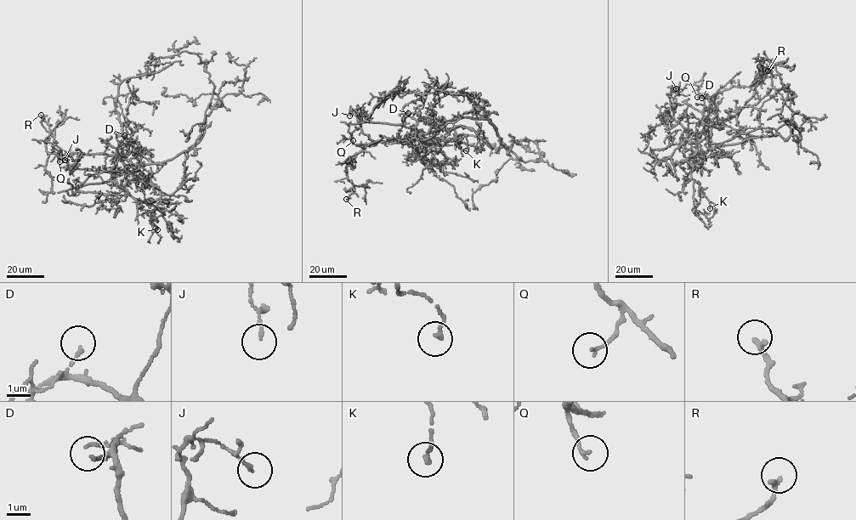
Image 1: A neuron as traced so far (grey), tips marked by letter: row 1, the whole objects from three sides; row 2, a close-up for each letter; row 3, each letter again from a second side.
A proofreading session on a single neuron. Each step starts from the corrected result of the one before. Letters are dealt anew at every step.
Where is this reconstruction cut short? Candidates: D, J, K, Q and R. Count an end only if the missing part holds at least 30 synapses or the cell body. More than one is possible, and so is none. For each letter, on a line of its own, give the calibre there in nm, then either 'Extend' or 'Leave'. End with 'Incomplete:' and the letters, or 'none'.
D: Thickness 140 nm. Leave
J: Thickness 140 nm. Leave
K: Thickness 170 nm. Leave
Q: Thickness 120 nm. Leave
R: Thickness 200 nm. Leave
Incomplete: none

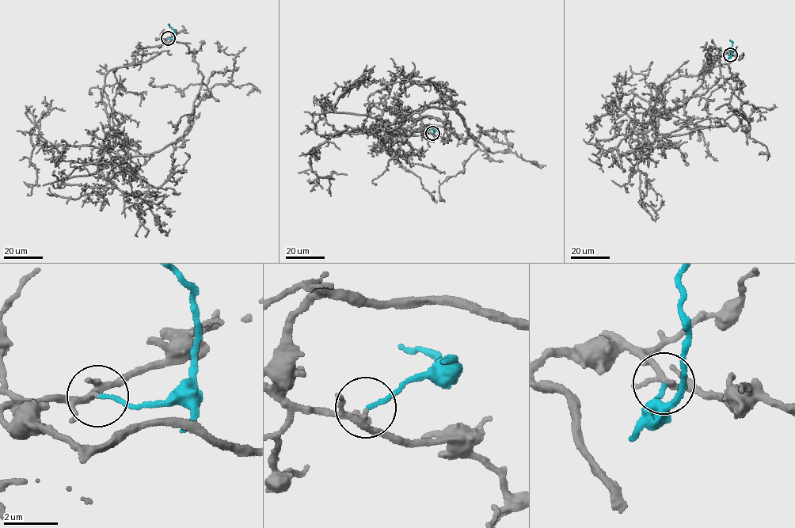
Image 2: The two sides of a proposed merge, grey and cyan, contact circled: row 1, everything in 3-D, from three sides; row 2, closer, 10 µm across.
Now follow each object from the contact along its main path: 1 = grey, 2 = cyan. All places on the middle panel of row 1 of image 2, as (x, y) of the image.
1: (432, 133), (477, 142), (454, 110), (431, 107), (381, 127), (374, 150), (432, 116)
2: (432, 133), (438, 131), (430, 129), (428, 126)

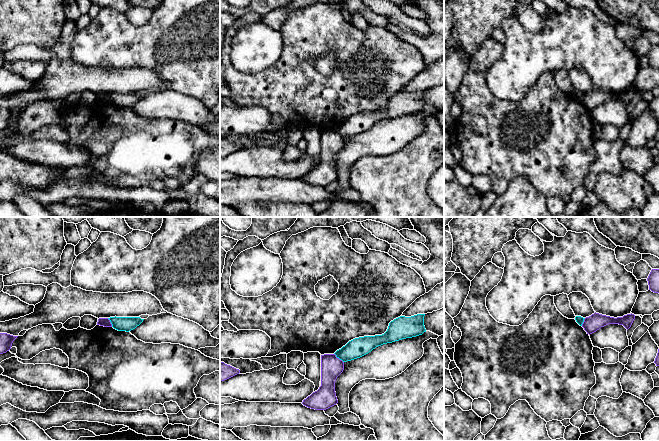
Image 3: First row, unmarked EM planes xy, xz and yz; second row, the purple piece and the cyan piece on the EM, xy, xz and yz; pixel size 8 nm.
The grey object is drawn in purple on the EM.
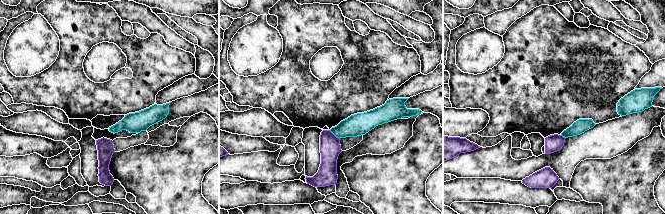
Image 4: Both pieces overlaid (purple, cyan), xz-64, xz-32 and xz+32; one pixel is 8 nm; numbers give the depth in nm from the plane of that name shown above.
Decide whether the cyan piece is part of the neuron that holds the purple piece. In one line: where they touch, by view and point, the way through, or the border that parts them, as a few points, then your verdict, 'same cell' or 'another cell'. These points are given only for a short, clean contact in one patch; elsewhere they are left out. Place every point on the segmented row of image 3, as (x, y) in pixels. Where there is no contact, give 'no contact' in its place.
meets purple in xz at (338, 358); border along xz (334, 353), (343, 362); another cell

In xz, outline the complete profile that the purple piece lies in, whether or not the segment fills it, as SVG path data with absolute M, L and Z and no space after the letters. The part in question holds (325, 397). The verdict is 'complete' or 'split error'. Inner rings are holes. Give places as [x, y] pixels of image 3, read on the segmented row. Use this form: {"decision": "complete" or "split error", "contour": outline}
{"decision": "complete", "contour": "M335 354L321 355L321 386L302 404L315 410L326 410L338 403L335 392L335 381L344 370L344 362Z"}

